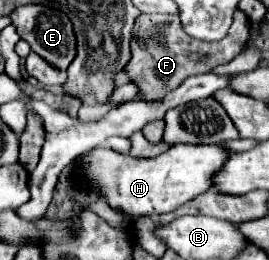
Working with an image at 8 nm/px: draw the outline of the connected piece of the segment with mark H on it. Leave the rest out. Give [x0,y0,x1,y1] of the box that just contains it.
[79,144,231,216]

